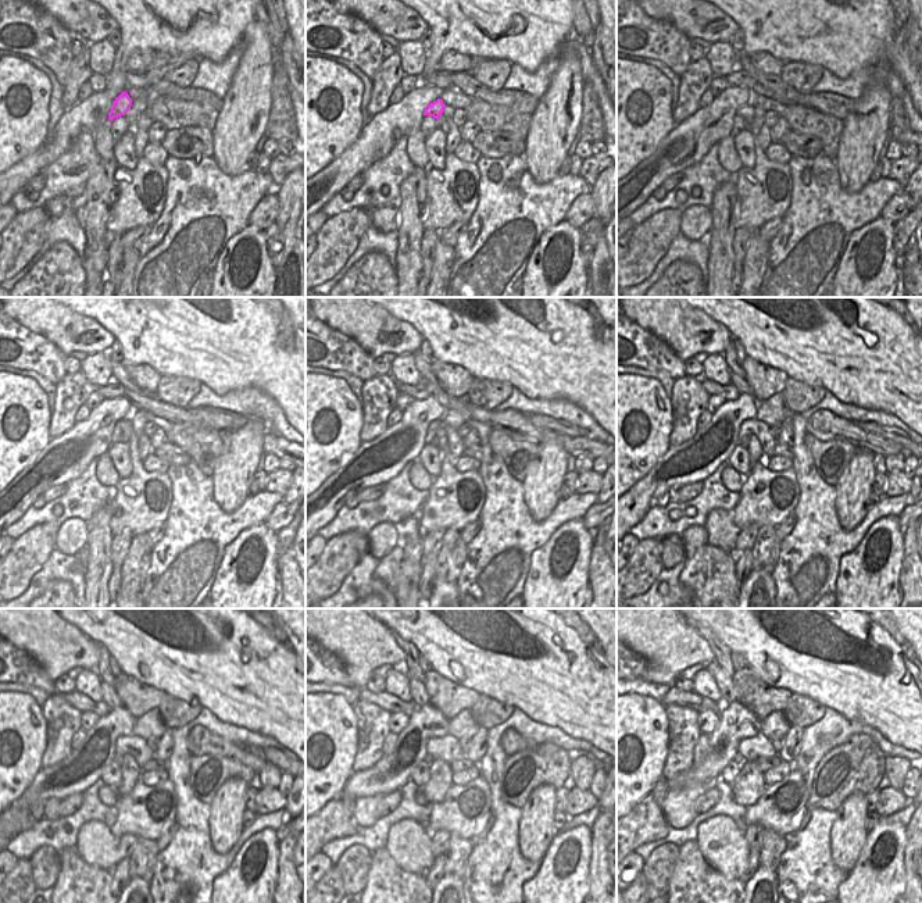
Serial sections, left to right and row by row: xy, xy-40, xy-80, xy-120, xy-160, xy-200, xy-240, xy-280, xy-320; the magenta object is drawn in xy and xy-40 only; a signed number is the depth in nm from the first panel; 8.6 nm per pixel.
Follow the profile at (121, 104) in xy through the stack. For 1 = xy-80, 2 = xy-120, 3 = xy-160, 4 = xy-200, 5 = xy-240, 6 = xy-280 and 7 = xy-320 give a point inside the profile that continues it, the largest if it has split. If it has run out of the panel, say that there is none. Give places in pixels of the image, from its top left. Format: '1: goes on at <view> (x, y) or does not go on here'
1: goes on at xy-80 (746, 111)
2: goes on at xy-120 (125, 423)
3: goes on at xy-160 (439, 439)
4: goes on at xy-200 (750, 442)
5: goes on at xy-240 (131, 771)
6: goes on at xy-280 (440, 780)
7: goes on at xy-320 (749, 785)

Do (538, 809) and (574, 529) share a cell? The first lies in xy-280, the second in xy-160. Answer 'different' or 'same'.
different

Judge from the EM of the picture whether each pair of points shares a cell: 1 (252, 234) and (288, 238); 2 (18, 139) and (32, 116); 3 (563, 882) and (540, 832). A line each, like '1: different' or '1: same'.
1: different
2: same
3: different

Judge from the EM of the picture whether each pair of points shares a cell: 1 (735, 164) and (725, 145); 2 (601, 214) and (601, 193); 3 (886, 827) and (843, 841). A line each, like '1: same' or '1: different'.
1: same
2: same
3: different

